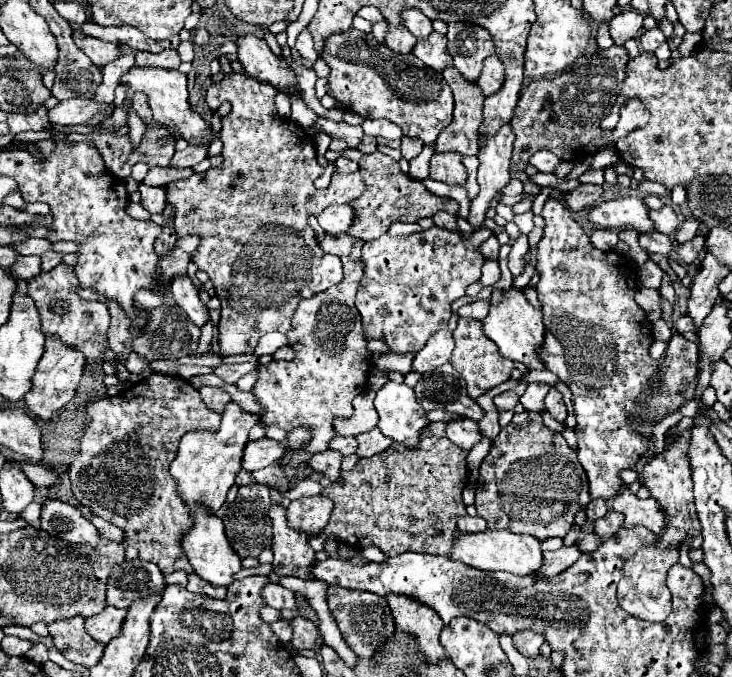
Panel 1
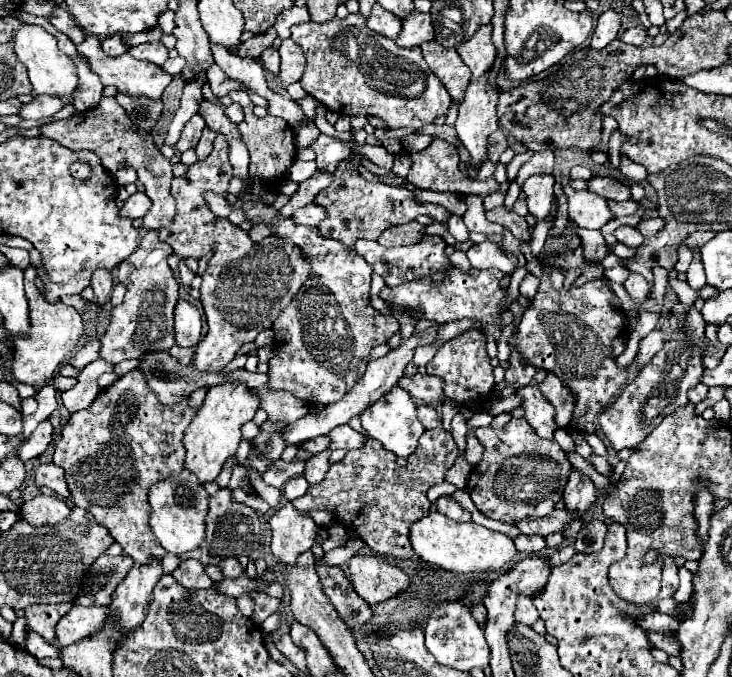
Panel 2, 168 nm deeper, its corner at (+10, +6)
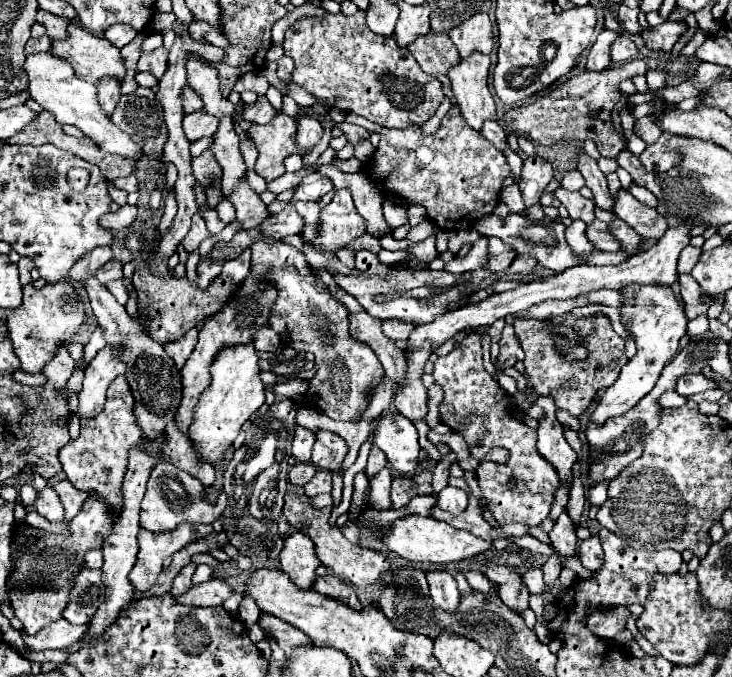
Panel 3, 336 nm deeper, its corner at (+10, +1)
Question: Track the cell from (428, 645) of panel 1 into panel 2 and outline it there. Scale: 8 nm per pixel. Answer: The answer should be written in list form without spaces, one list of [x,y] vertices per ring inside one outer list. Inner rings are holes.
[[[356,555],[348,561],[348,575],[358,591],[370,605],[378,605],[400,593],[408,591],[412,579],[398,567],[386,563],[376,555]]]

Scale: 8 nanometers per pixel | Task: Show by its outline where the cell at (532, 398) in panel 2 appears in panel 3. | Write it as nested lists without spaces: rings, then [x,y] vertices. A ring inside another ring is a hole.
[[[540,396],[536,400],[538,406],[544,408],[546,418],[540,420],[538,426],[538,452],[542,458],[546,458],[554,470],[558,472],[558,482],[560,486],[566,486],[566,490],[570,492],[572,486],[572,466],[578,458],[578,454],[570,448],[570,444],[566,442],[564,434],[562,434],[562,424],[556,420],[554,410],[556,404],[550,396]]]

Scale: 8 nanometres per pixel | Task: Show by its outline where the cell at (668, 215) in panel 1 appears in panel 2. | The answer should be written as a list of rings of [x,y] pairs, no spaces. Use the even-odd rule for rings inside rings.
[[[610,201],[610,207],[612,207],[612,211],[616,211],[616,217],[620,217],[620,215],[634,215],[638,211],[640,203],[636,203],[636,201],[624,201],[624,203]]]

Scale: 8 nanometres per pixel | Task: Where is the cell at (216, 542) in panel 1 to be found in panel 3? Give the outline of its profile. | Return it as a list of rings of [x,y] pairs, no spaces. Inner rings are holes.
[[[156,464],[156,468],[150,474],[146,494],[142,498],[140,506],[140,526],[150,532],[170,532],[176,528],[176,524],[184,520],[192,520],[196,524],[212,524],[216,518],[220,518],[220,510],[214,504],[206,504],[202,500],[202,482],[188,472],[178,470],[172,464]]]

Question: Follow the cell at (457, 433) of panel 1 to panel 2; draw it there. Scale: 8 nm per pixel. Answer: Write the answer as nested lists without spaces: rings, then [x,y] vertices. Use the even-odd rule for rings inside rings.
[[[420,405],[418,407],[418,419],[424,423],[426,429],[438,429],[438,427],[442,427],[442,421],[438,419],[436,409],[428,407],[428,405]]]

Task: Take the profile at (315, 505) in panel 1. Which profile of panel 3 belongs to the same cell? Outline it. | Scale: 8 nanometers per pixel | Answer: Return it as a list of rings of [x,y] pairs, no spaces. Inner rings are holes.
[[[294,532],[290,538],[286,538],[280,552],[280,566],[298,588],[312,588],[316,582],[316,568],[320,566],[320,560],[316,560],[312,548],[312,540],[300,532]]]

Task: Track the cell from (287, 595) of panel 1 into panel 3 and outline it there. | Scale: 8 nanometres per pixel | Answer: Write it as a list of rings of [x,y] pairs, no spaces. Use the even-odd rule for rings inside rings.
[[[208,580],[204,584],[192,586],[188,592],[176,596],[174,600],[184,606],[220,606],[228,596],[232,594],[232,588],[220,580]]]

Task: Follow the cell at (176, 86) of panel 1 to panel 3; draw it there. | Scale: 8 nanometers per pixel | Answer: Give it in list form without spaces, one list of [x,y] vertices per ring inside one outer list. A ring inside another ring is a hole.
[[[70,22],[66,28],[66,38],[64,40],[52,40],[50,52],[66,62],[72,64],[74,74],[84,80],[96,84],[102,76],[116,76],[118,80],[124,78],[124,62],[120,56],[120,50],[116,50],[104,36],[96,36],[92,32],[86,32],[82,26],[76,22]]]

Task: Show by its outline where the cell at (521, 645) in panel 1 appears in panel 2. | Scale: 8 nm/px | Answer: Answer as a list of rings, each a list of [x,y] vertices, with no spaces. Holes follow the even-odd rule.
[[[528,597],[518,599],[514,621],[520,623],[520,625],[528,625],[528,627],[532,627],[538,621],[538,611],[536,611],[536,607],[532,605],[532,601]]]

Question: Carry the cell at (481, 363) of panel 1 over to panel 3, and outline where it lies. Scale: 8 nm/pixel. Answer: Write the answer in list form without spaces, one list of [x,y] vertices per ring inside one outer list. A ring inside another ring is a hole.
[[[468,334],[460,340],[460,344],[448,354],[436,360],[434,364],[434,382],[444,388],[444,402],[440,404],[440,420],[458,432],[464,442],[468,444],[468,450],[472,458],[478,460],[476,468],[476,480],[480,484],[482,494],[488,500],[488,508],[492,510],[494,518],[498,524],[526,524],[526,526],[538,526],[542,520],[548,518],[550,506],[554,502],[554,492],[558,490],[558,480],[556,480],[556,470],[552,464],[546,464],[546,460],[536,452],[536,430],[526,426],[520,420],[514,420],[514,408],[510,396],[500,388],[498,382],[492,380],[492,376],[484,370],[482,364],[482,344],[478,334]],[[494,446],[504,446],[510,452],[510,460],[504,466],[498,466],[494,462],[486,462],[484,456],[494,448]]]

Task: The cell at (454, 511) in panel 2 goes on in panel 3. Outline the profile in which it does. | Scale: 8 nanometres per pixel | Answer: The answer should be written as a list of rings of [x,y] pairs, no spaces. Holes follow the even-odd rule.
[[[446,486],[438,496],[438,506],[446,512],[452,512],[452,514],[460,514],[466,510],[468,506],[468,496],[464,490],[460,488],[454,488],[454,486]]]

